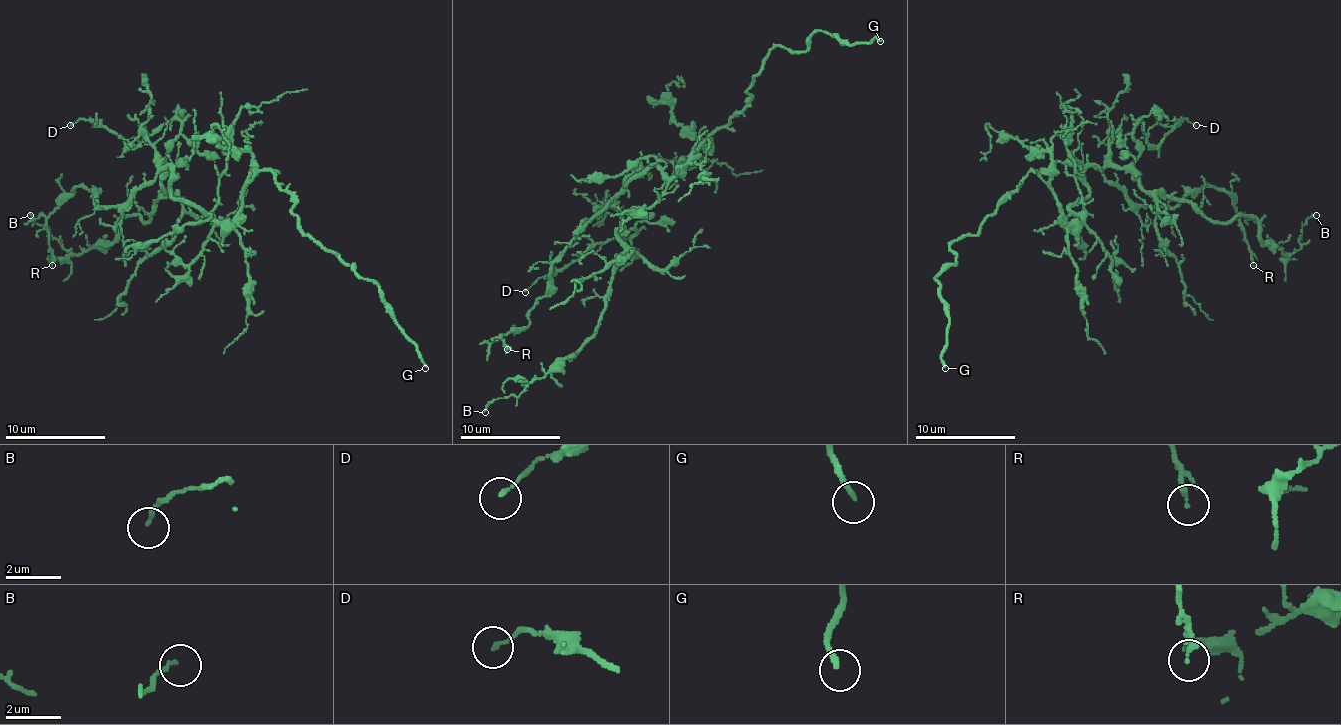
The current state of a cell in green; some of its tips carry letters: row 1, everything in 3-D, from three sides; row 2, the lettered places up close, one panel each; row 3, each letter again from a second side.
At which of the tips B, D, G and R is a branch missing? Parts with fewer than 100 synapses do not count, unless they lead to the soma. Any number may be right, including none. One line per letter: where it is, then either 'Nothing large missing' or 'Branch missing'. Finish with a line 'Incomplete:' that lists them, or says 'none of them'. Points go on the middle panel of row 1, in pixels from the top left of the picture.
B: Place: (485, 412). Nothing large missing
D: Place: (525, 292). Nothing large missing
G: Place: (880, 41). Branch missing
R: Place: (507, 349). Nothing large missing
Incomplete: G

